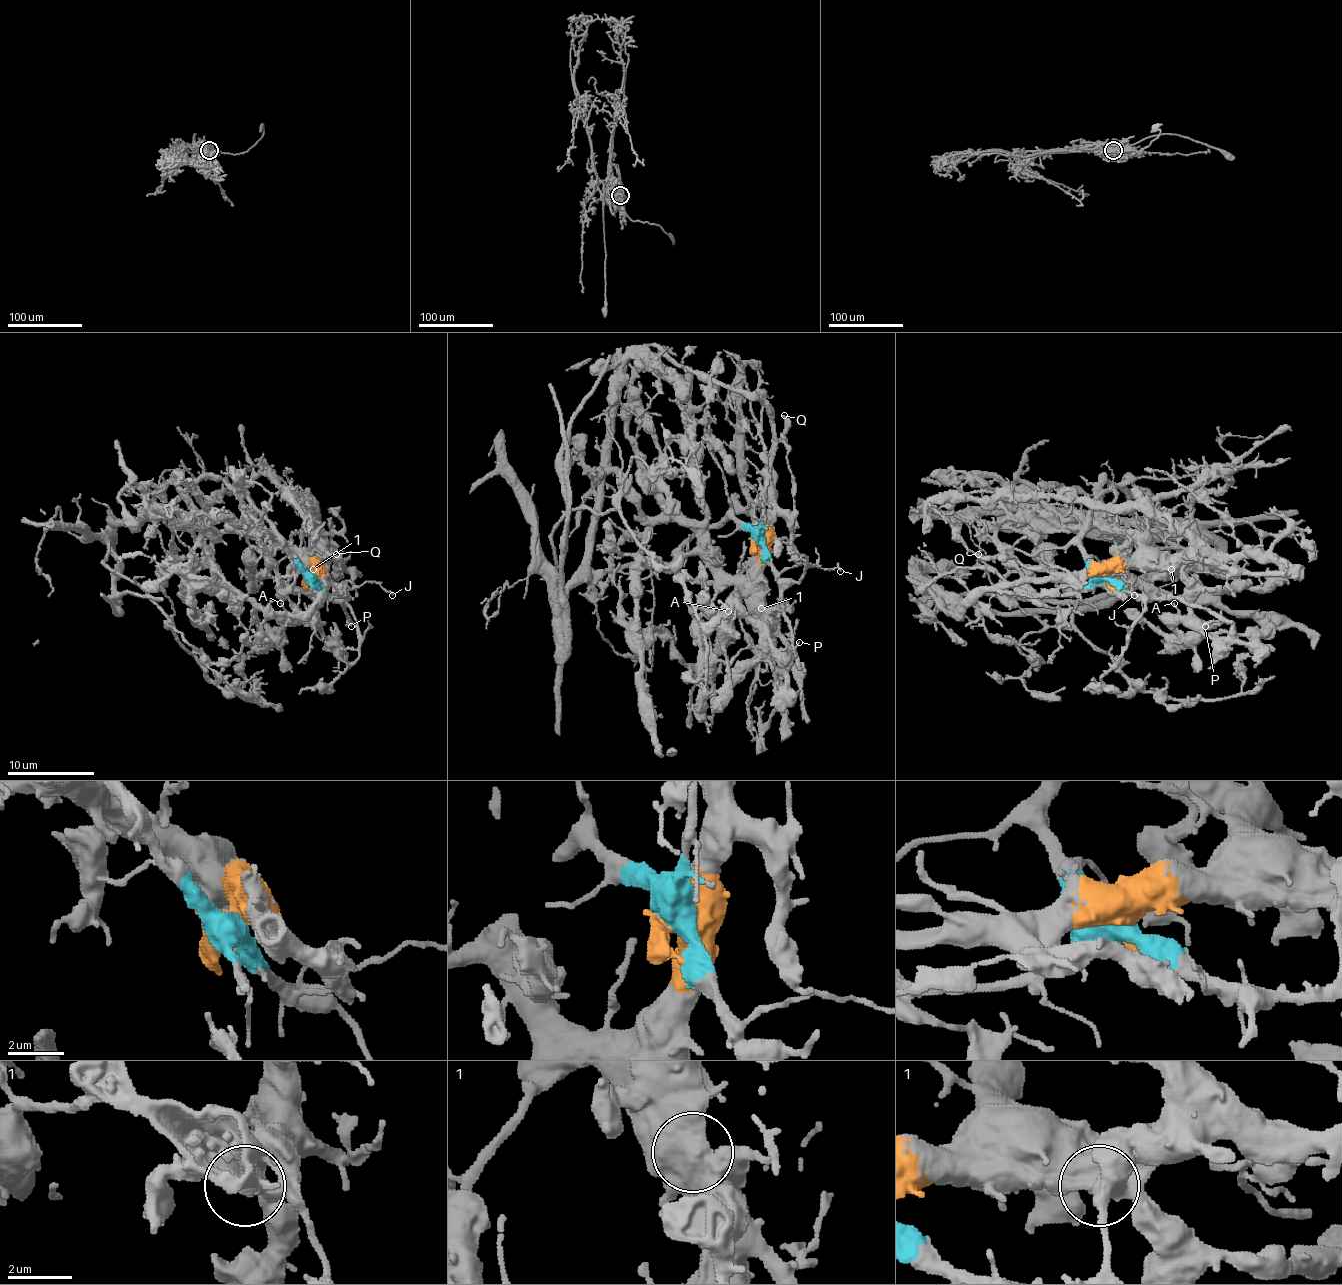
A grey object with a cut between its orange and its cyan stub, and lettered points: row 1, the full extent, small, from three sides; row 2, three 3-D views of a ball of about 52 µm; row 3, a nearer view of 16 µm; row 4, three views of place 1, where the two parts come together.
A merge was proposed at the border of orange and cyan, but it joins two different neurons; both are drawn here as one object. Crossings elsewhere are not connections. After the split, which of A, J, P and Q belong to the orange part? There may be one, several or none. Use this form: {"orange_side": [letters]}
{"orange_side": ["A", "Q"]}

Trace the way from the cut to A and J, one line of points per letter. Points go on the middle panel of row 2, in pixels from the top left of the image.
A: (756, 540), (760, 558), (760, 608), (769, 617), (769, 624), (760, 626), (727, 610)
J: (758, 540), (762, 554), (780, 571), (795, 565), (828, 569), (837, 567), (841, 571)

